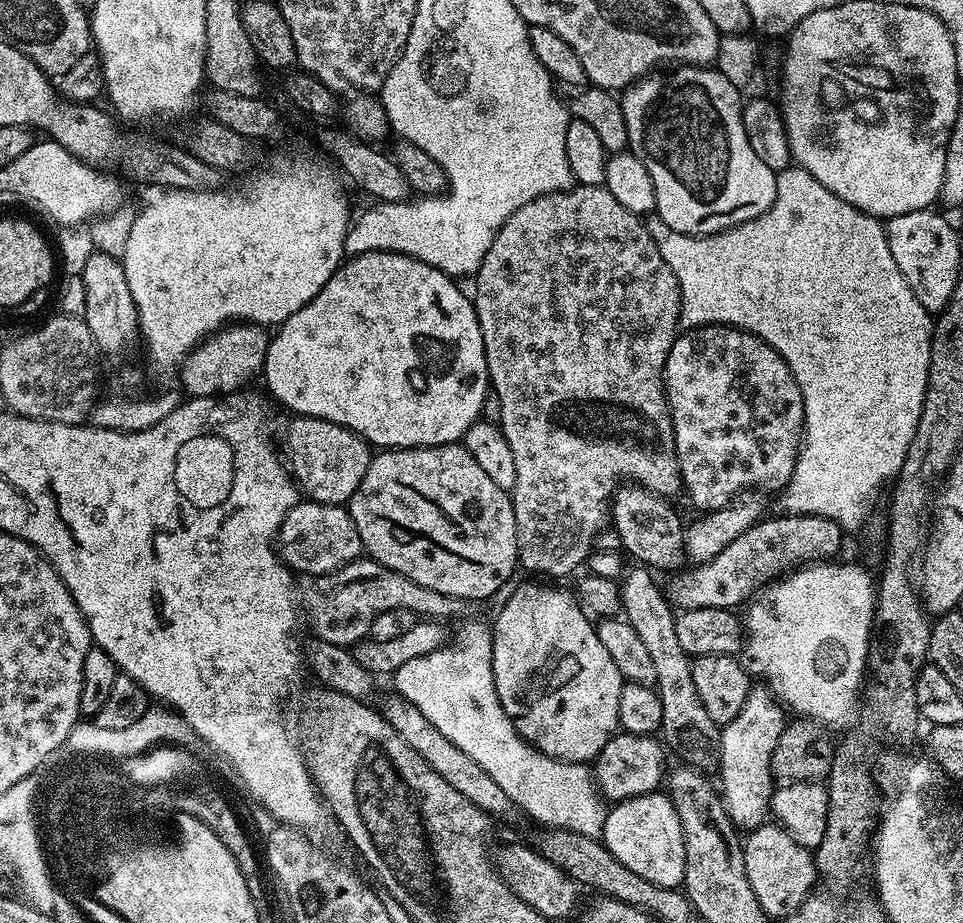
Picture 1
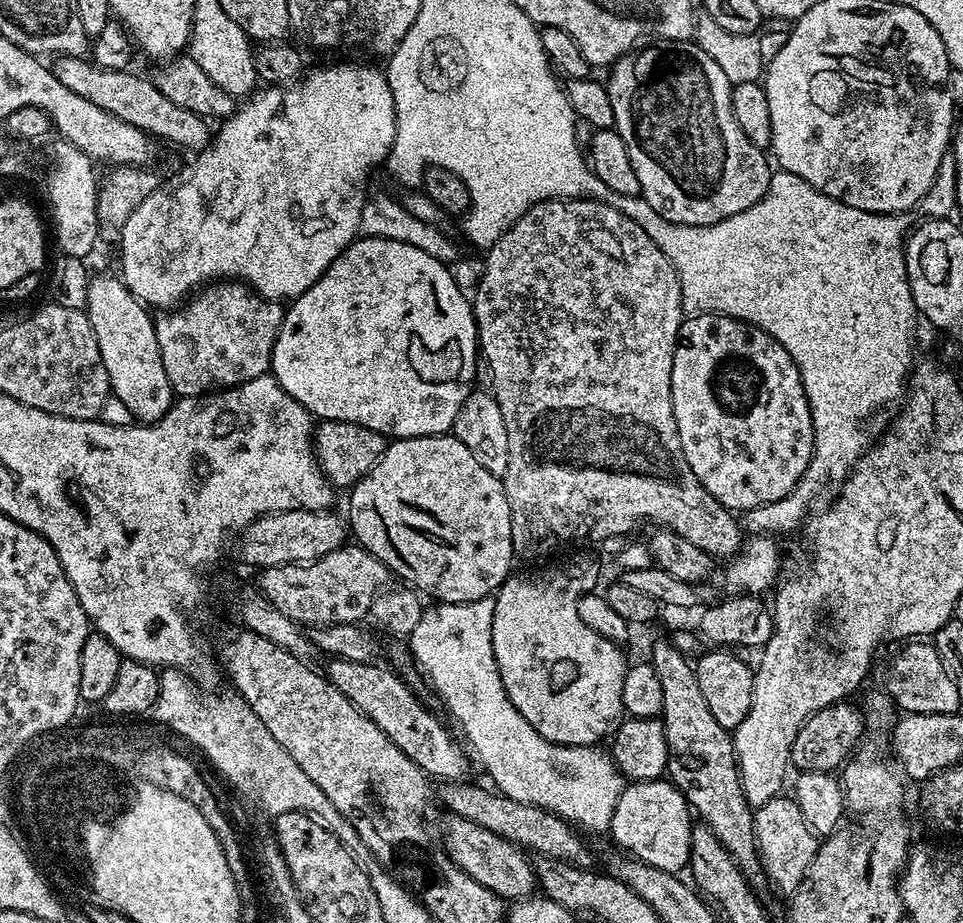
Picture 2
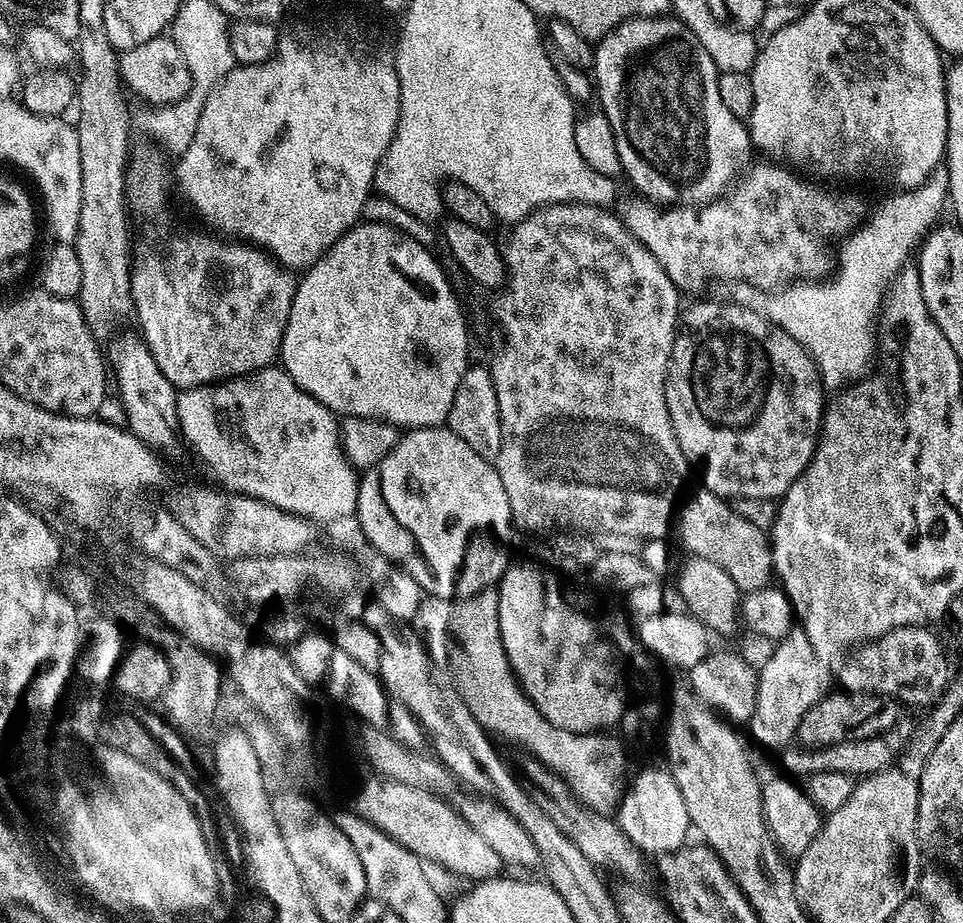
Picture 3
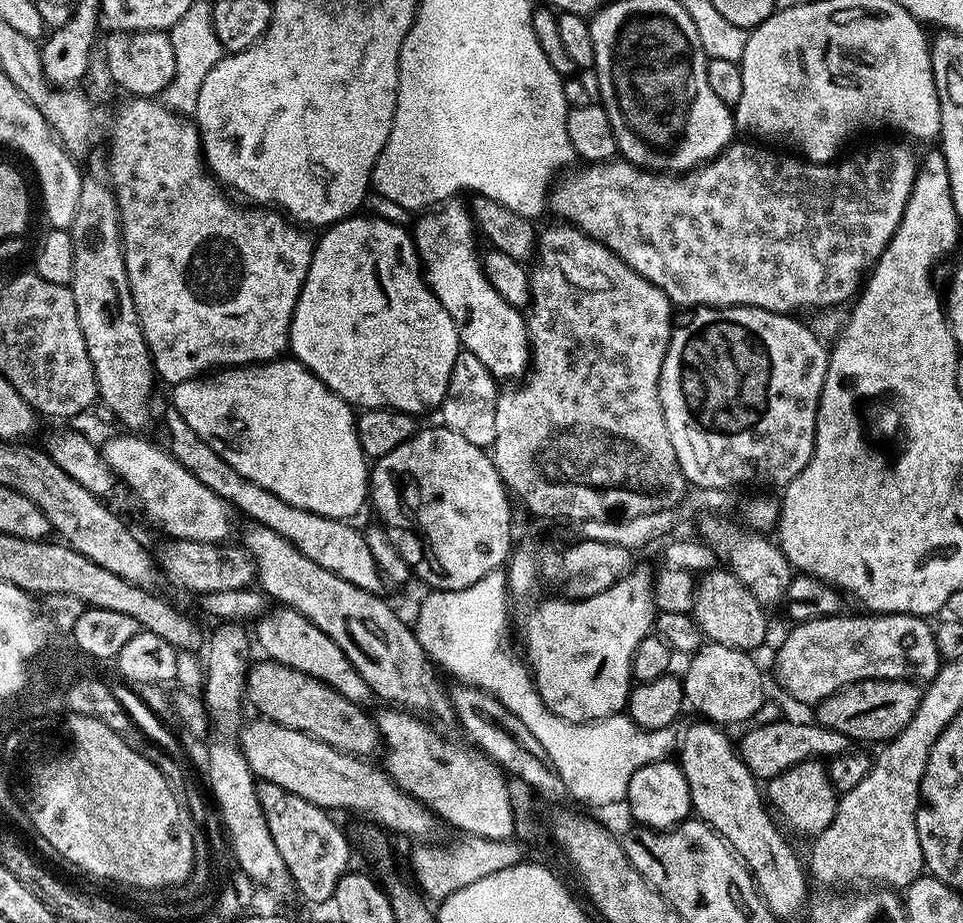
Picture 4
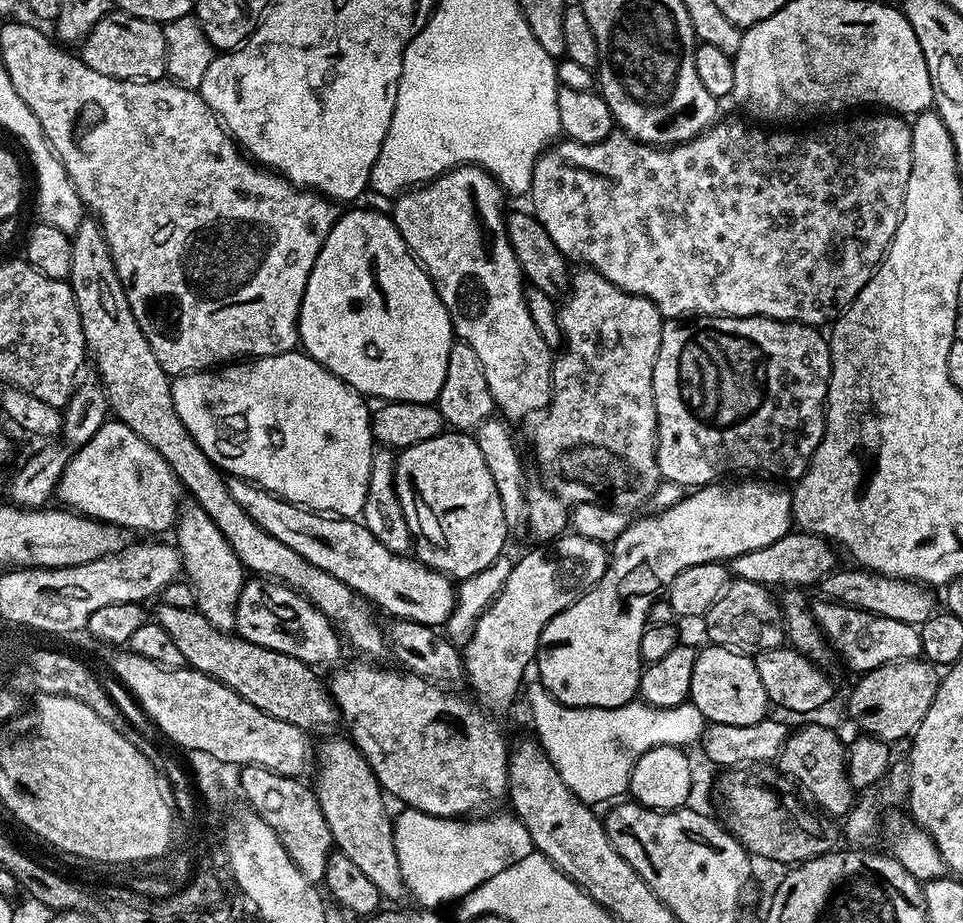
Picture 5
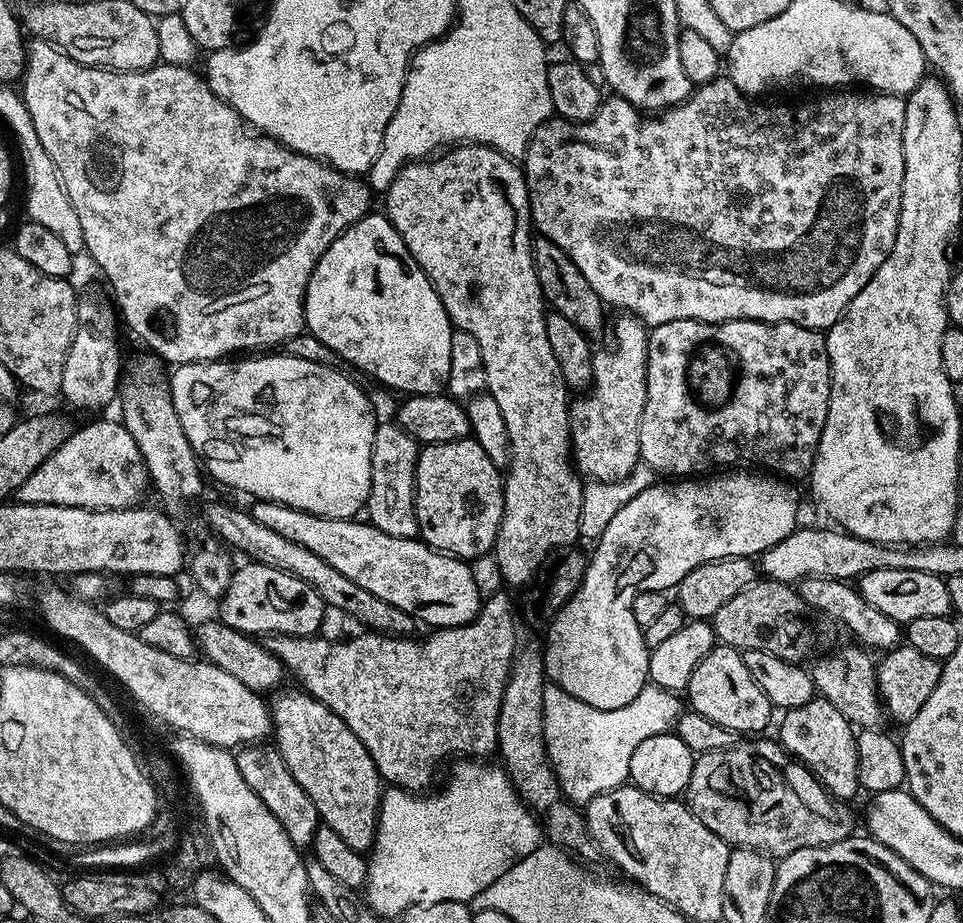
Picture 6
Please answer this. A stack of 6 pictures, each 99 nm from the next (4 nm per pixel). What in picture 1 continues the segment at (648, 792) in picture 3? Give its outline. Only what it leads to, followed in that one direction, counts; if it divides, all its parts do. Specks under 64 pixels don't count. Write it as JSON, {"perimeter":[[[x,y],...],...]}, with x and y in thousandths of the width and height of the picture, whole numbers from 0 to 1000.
{"perimeter":[[[688,857],[637,870],[631,875],[625,913],[638,930],[642,930],[642,934],[646,934],[646,938],[650,938],[650,943],[658,943],[663,951],[671,951],[671,956],[687,962],[705,963],[709,959],[712,917],[708,891],[704,886],[704,878],[700,878],[700,869]]]}

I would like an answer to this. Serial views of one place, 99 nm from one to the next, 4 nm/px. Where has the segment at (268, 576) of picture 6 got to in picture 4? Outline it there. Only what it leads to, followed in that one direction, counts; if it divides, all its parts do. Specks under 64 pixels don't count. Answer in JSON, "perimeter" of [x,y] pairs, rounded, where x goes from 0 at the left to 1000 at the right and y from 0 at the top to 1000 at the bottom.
{"perimeter":[[[287,657],[275,662],[265,673],[264,678],[266,678],[265,697],[268,699],[269,705],[270,702],[274,705],[271,707],[277,714],[288,715],[289,718],[301,722],[305,726],[314,726],[314,730],[322,730],[322,735],[330,735],[334,739],[339,739],[339,743],[351,748],[351,752],[355,752],[355,756],[363,756],[363,761],[369,763],[378,765],[381,764],[381,758],[387,757],[380,735],[376,735],[376,730],[372,730],[372,726],[368,726],[363,713],[359,713],[359,709],[355,709],[355,700],[351,700],[351,696],[347,696],[347,691],[334,687],[334,683],[330,683],[330,678],[326,678],[326,674],[322,674],[322,670],[309,665],[303,659]]]}

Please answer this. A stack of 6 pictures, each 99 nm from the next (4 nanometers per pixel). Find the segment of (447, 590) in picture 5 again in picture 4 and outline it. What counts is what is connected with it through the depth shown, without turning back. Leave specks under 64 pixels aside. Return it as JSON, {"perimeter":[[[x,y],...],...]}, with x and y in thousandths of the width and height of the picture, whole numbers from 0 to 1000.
{"perimeter":[[[174,444],[171,449],[170,468],[174,471],[172,485],[178,490],[179,495],[190,507],[197,509],[197,514],[201,514],[201,518],[206,518],[210,527],[218,527],[218,531],[229,537],[248,558],[250,555],[251,558],[258,559],[253,561],[261,567],[276,570],[285,574],[285,579],[293,579],[293,583],[297,583],[297,587],[301,587],[309,597],[318,600],[322,609],[330,609],[330,613],[359,626],[359,631],[381,641],[396,640],[397,625],[390,615],[388,600],[384,600],[384,592],[377,575],[373,576],[372,573],[364,572],[364,567],[344,563],[341,559],[331,559],[322,553],[301,548],[293,544],[289,535],[280,535],[280,531],[251,518],[251,514],[243,509],[243,505],[234,501],[217,481],[206,475],[206,470],[201,470],[201,466],[197,466],[197,462],[182,444]]]}

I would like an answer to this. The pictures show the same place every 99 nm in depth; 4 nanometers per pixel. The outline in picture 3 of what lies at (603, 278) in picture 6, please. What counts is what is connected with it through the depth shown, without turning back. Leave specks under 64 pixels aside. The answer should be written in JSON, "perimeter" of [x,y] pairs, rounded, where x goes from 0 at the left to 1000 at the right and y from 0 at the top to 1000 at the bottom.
{"perimeter":[[[805,176],[792,177],[782,177],[759,200],[758,206],[752,208],[750,215],[739,216],[730,223],[688,225],[672,215],[659,215],[648,222],[645,220],[642,233],[654,254],[658,254],[658,258],[663,258],[663,262],[679,275],[687,293],[692,293],[696,306],[700,306],[700,310],[710,319],[729,315],[731,303],[760,303],[781,312],[805,314],[833,303],[850,306],[857,302],[866,290],[864,260],[871,261],[881,252],[888,251],[897,242],[899,230],[883,213],[863,208],[860,204],[850,204],[842,199],[847,197],[817,180]]]}

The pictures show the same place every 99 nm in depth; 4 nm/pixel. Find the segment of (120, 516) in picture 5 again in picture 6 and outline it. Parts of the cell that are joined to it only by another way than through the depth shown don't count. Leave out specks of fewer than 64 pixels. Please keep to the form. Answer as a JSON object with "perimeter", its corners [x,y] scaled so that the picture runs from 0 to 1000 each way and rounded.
{"perimeter":[[[124,454],[118,455],[100,455],[97,459],[91,459],[88,464],[80,463],[76,467],[73,475],[69,475],[69,479],[64,479],[64,483],[60,483],[60,488],[56,488],[56,492],[52,492],[52,496],[48,496],[48,501],[44,501],[44,505],[39,505],[39,509],[35,509],[35,514],[31,514],[31,518],[27,518],[27,522],[23,522],[22,527],[15,534],[16,541],[23,546],[43,546],[44,548],[69,548],[70,550],[109,550],[110,553],[118,553],[119,550],[139,550],[146,545],[145,542],[150,537],[150,532],[156,529],[156,521],[153,505],[150,503],[148,494],[144,490],[143,480],[139,479],[135,467],[132,466],[129,458]]]}

